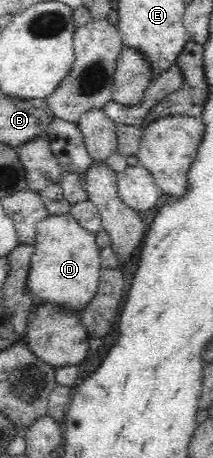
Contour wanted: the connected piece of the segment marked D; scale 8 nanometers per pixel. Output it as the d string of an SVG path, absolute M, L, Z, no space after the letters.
M71 213L50 214L37 223L36 231L35 252L31 256L31 270L27 274L28 288L36 297L37 304L47 302L64 310L75 310L80 313L95 297L101 279L101 248L97 244L96 233L83 228Z

